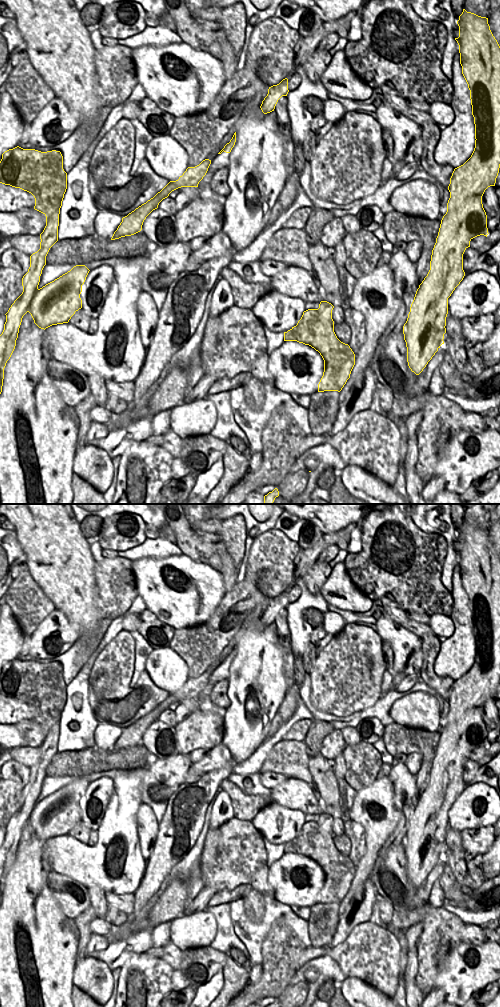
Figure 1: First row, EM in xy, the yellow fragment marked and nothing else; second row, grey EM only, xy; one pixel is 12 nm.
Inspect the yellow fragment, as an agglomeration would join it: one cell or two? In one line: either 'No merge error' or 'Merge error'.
Merge error.

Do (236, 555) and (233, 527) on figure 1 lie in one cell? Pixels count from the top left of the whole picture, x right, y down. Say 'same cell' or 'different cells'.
same cell

